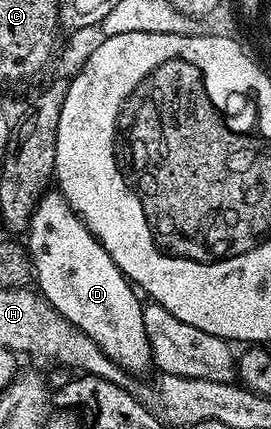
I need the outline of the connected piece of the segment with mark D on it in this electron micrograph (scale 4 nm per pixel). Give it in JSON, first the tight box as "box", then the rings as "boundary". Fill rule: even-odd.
{"box":[26,190,154,373],"boundary":[[[49,190],[34,209],[32,223],[26,232],[26,250],[32,260],[35,286],[62,318],[69,319],[75,327],[82,329],[82,333],[89,335],[104,353],[128,371],[144,373],[140,371],[146,370],[151,363],[153,366],[154,343],[148,340],[144,307],[140,304],[141,296],[137,288],[121,273],[108,250],[73,211],[59,190]]]}

